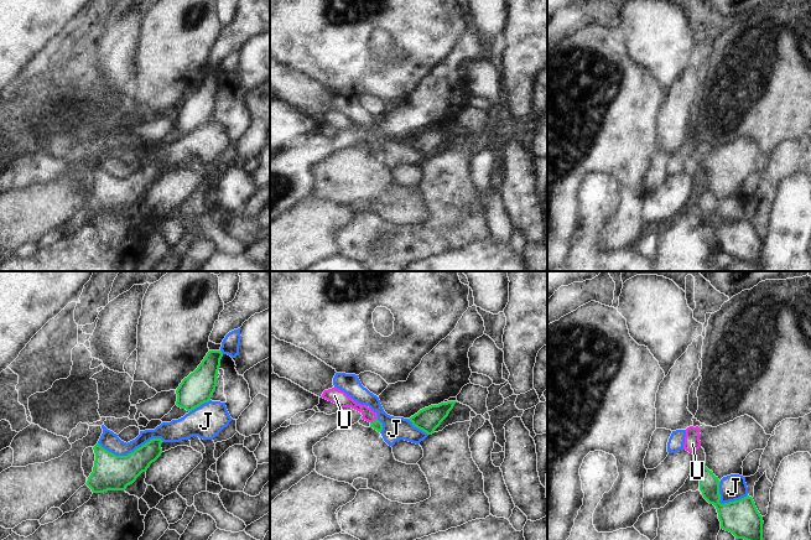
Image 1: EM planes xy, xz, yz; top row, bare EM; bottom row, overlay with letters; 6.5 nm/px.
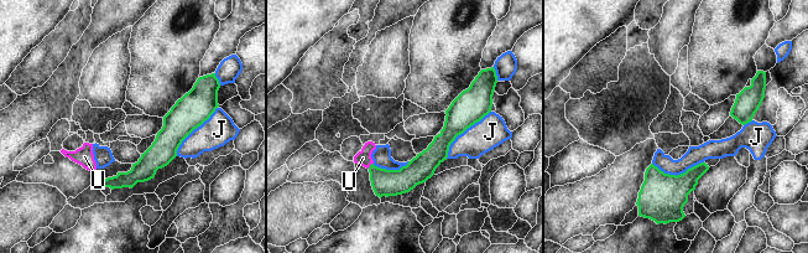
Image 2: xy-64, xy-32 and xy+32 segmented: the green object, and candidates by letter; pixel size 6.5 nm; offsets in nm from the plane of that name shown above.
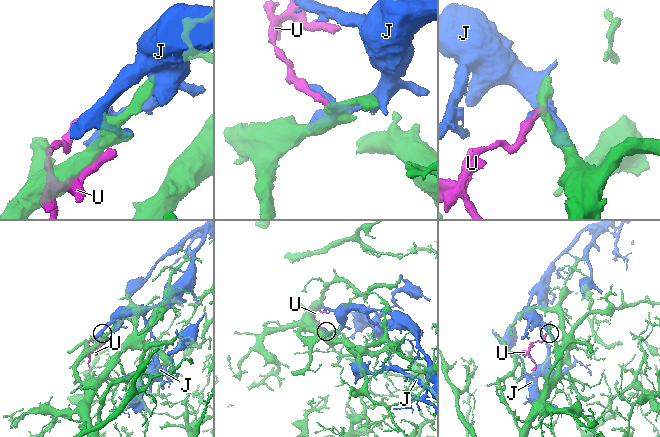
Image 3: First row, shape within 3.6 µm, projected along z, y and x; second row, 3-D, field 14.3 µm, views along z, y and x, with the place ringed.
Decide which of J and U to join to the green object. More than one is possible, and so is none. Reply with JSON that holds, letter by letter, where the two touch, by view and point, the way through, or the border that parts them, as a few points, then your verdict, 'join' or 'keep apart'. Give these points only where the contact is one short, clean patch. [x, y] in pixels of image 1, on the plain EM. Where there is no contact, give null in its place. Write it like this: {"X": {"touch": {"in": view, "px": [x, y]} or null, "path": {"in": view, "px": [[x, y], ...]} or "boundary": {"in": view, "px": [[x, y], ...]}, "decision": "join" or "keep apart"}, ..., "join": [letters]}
{"J": {"touch": {"in": "xy", "px": [131, 175]}, "decision": "keep apart"}, "U": {"touch": {"in": "xz", "px": [374, 143]}, "path": {"in": "xz", "px": [[377, 148], [374, 143], [363, 131], [342, 121]]}, "decision": "join"}, "join": ["U"]}

